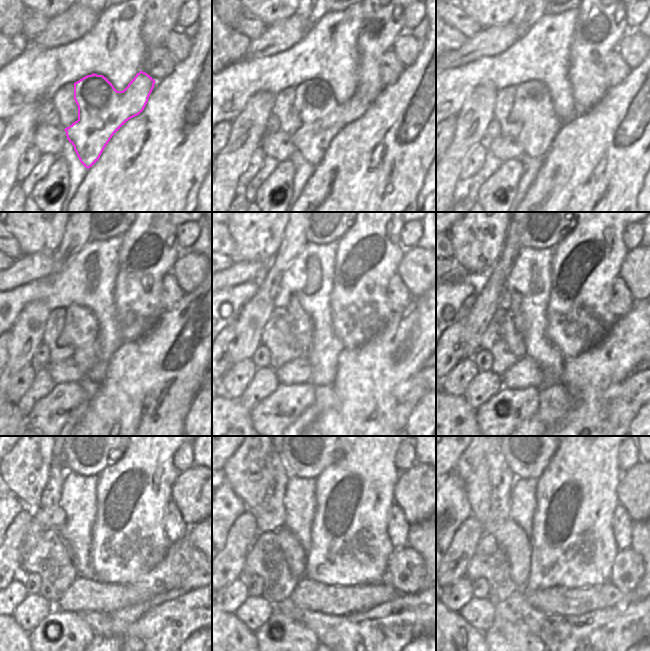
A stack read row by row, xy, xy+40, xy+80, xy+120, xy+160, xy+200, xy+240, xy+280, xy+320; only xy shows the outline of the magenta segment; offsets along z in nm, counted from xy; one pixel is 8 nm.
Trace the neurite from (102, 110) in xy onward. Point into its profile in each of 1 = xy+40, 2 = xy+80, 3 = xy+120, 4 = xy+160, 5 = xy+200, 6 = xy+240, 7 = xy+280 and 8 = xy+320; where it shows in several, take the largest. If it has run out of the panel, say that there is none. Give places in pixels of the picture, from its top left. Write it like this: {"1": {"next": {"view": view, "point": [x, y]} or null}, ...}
{"1": {"next": {"view": "xy+40", "point": [321, 116]}}, "2": {"next": {"view": "xy+80", "point": [533, 107]}}, "3": {"next": {"view": "xy+120", "point": [80, 325]}}, "4": {"next": {"view": "xy+160", "point": [301, 326]}}, "5": {"next": {"view": "xy+200", "point": [515, 298]}}, "6": {"next": {"view": "xy+240", "point": [48, 513]}}, "7": {"next": {"view": "xy+280", "point": [271, 515]}}, "8": {"next": {"view": "xy+320", "point": [501, 478]}}}

